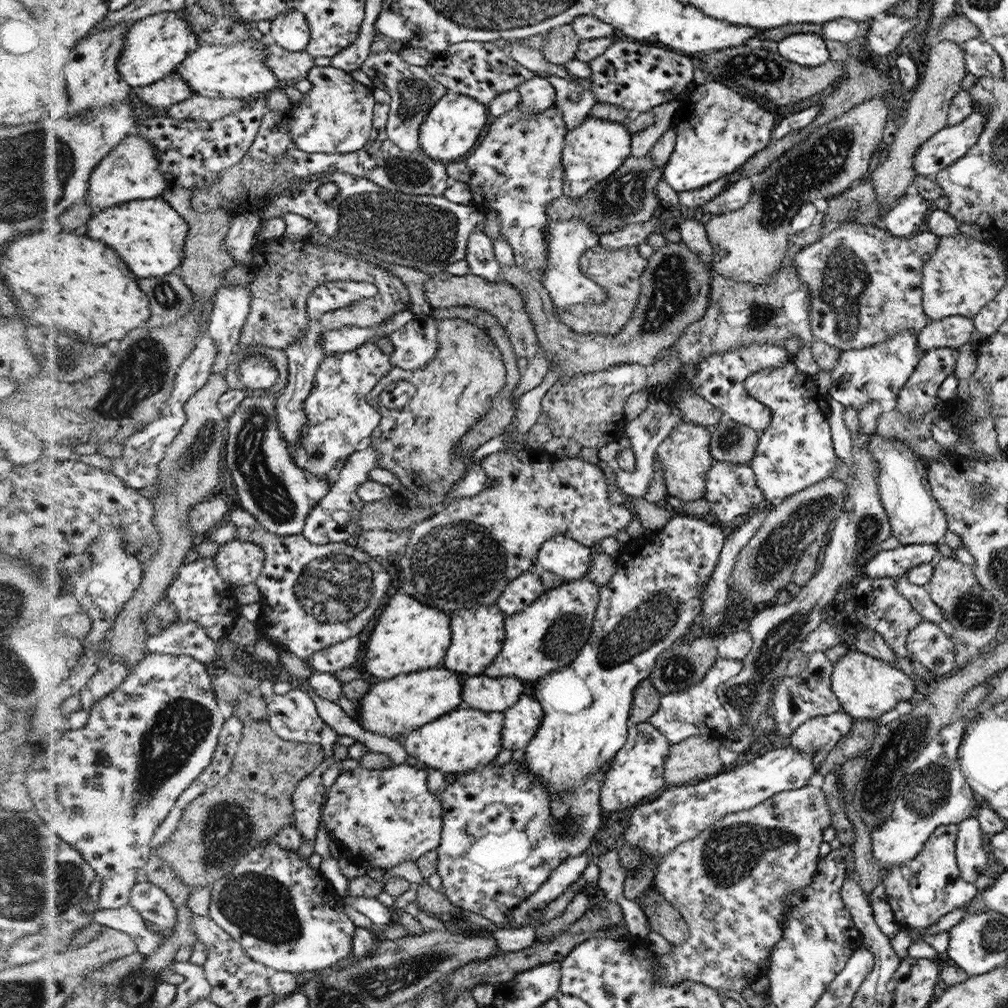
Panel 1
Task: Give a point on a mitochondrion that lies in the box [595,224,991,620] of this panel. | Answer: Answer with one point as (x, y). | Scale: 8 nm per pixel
(773, 554)

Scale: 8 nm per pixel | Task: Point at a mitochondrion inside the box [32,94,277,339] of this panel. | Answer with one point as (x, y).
(167, 297)

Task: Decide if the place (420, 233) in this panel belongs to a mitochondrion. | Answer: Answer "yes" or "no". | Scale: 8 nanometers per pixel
yes

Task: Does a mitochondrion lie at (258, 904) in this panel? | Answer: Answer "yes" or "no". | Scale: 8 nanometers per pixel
yes

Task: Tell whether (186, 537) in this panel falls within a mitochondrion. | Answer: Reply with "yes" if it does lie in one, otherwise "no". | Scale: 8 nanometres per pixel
no

